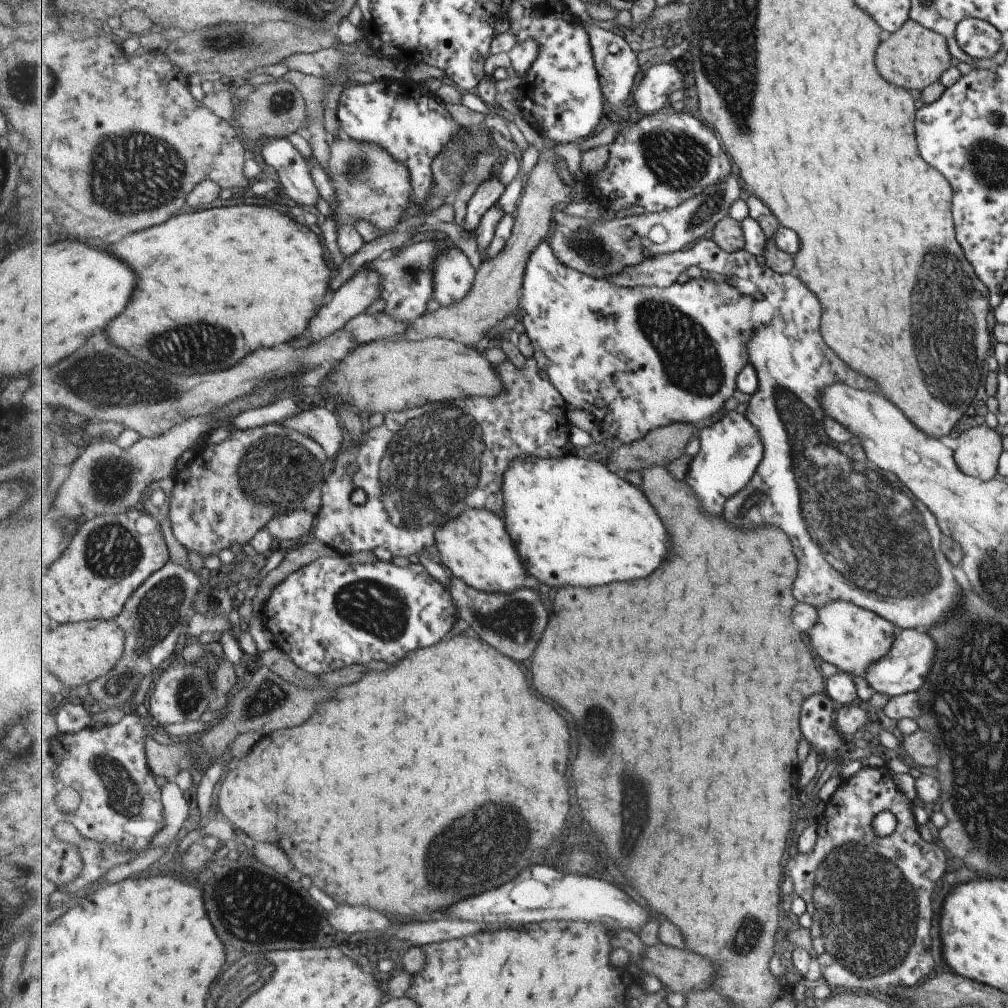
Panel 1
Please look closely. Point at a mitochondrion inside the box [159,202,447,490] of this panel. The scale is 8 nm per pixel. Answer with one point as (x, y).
(409, 271)

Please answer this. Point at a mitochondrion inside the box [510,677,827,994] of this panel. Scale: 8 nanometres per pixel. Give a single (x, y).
(747, 935)

